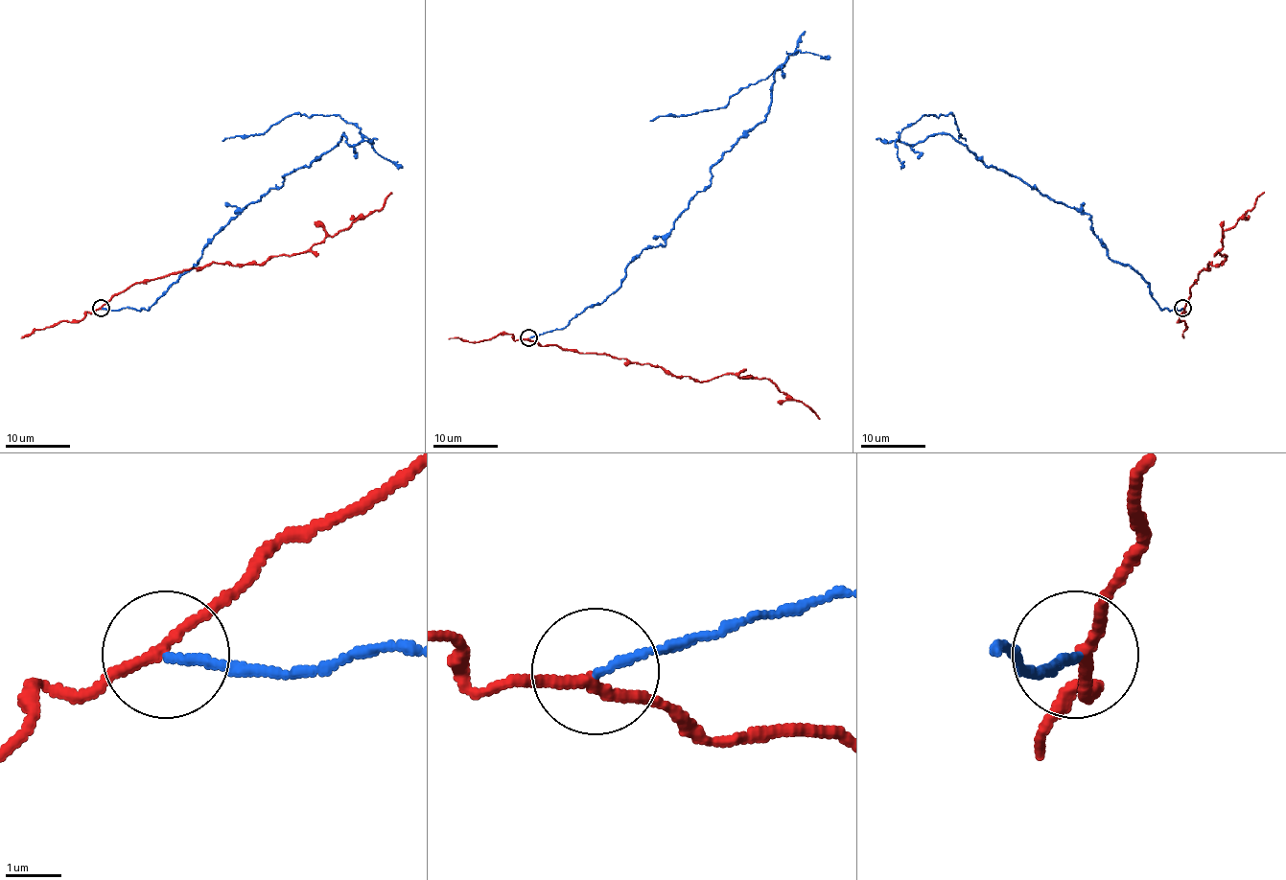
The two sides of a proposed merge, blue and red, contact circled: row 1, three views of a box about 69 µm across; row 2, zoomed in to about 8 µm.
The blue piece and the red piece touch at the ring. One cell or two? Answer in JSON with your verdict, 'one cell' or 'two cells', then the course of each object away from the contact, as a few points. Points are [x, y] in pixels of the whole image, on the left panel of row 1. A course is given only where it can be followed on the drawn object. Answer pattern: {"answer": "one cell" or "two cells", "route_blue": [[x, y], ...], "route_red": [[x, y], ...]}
{"answer": "two cells", "route_blue": [[101, 309], [149, 309], [283, 176], [342, 134], [351, 145], [362, 134], [338, 114], [297, 113], [222, 140]], "route_red": [[101, 309], [137, 283], [212, 264], [260, 264], [278, 255], [307, 252], [379, 210], [391, 192]]}

